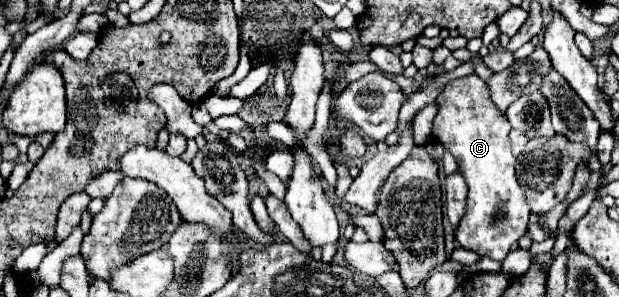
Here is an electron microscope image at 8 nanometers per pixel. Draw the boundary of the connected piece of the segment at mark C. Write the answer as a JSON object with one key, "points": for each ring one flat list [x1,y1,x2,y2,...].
{"points":[[475,73,445,85,437,103,439,113,433,121,433,137,453,153,469,187,467,209,455,237,463,249,503,261,511,251,511,245,527,233,531,215,523,189,515,177,515,155,511,153,509,141,511,125,507,125,505,115,491,105,487,85]]}

